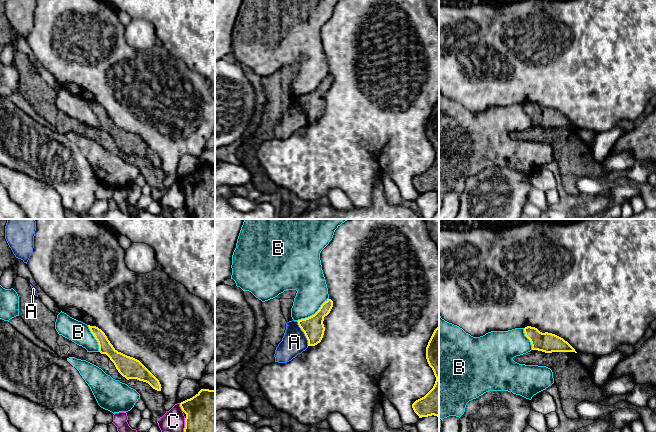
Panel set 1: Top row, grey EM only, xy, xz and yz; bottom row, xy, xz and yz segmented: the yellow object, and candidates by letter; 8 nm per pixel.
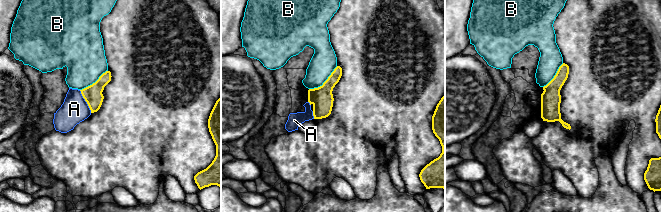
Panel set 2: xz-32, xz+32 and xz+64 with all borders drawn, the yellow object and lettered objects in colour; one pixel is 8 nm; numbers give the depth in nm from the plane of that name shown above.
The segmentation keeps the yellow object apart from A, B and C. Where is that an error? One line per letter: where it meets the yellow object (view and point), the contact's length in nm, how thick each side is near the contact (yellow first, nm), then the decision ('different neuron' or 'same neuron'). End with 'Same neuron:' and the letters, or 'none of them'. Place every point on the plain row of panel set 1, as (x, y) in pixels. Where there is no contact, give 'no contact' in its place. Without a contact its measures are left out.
A: xz (304, 109) | 220 nm | 170/200 nm | different neuron
B: xz (314, 90) | 320 nm | 170/260 nm | different neuron
C: xy (185, 202) | 130 nm | 480/190 nm | different neuron
Same neuron: none of them

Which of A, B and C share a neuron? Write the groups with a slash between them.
A / B / C

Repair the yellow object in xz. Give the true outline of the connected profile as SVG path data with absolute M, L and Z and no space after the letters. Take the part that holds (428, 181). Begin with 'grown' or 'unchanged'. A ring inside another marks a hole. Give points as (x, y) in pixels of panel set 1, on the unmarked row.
unchanged; M439 101L426 123L426 135L434 148L436 157L433 164L424 173L412 180L412 184L419 194L432 191L439 194Z

